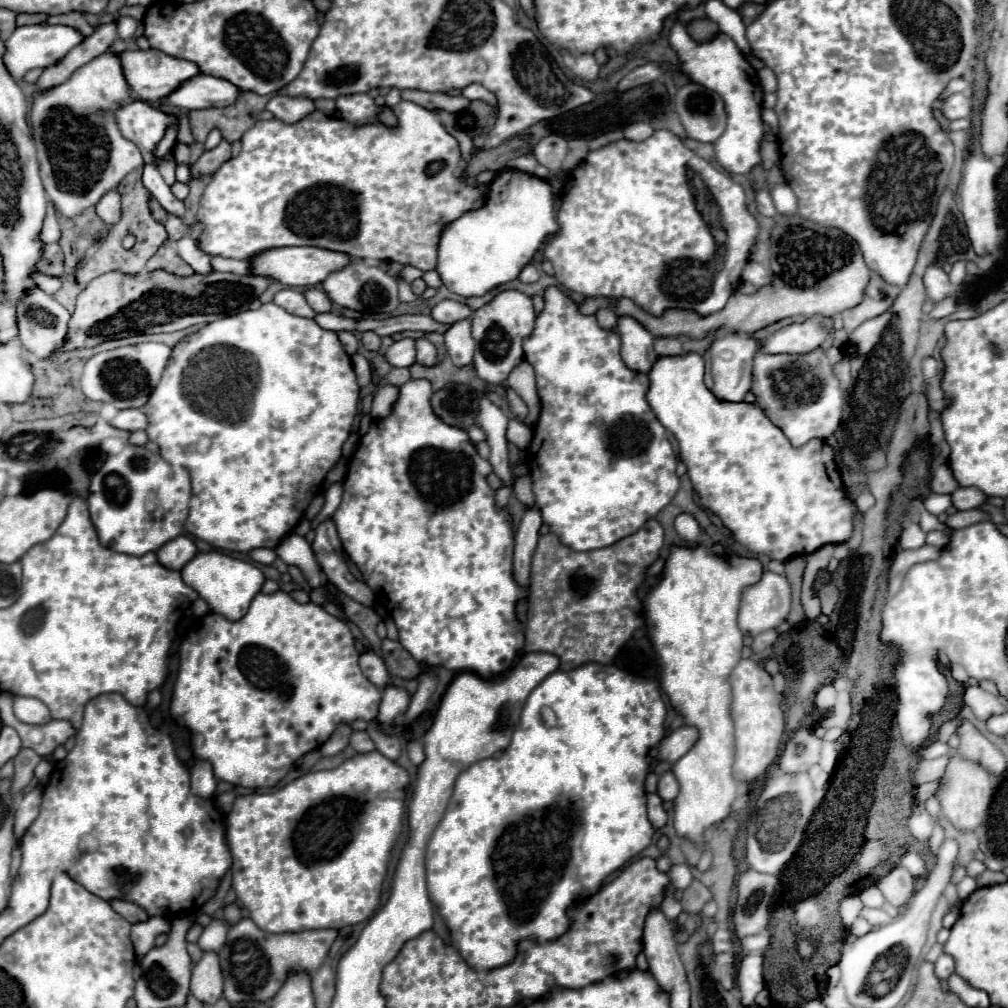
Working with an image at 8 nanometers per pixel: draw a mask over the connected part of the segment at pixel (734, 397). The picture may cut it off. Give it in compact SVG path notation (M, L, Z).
M730 331L722 339L716 339L712 343L712 349L710 349L712 385L708 389L714 393L716 399L730 401L730 403L740 403L744 399L744 395L750 391L750 383L752 383L752 359L754 359L756 349L758 349L756 339L752 339L750 335L744 335L744 333L736 333L736 331Z

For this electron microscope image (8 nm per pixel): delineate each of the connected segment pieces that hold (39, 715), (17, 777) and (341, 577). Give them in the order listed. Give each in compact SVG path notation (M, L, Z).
M14 697L14 715L30 725L42 725L52 719L48 707L34 697Z
M22 749L16 757L14 757L14 781L12 781L12 793L18 793L20 789L24 789L30 779L34 777L34 767L40 763L40 755L36 755L36 751L32 749Z
M328 519L316 527L316 539L312 543L312 551L314 551L316 561L320 563L322 571L326 573L328 581L332 581L338 587L338 591L342 591L350 599L354 599L362 605L368 605L368 607L372 607L376 603L374 591L366 583L358 581L346 567L342 545L340 545L332 519Z

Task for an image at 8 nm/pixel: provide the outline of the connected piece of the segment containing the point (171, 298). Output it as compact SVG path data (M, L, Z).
M164 269L138 275L110 271L92 279L78 295L60 351L94 347L108 339L132 337L140 333L168 333L198 323L212 323L216 319L246 311L270 283L272 281L264 277L220 271L212 271L208 275L194 273L190 277L180 277Z

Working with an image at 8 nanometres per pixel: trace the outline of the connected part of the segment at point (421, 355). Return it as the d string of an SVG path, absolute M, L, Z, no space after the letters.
M418 339L416 341L416 361L420 365L426 365L426 367L434 367L438 363L436 347L428 339Z

